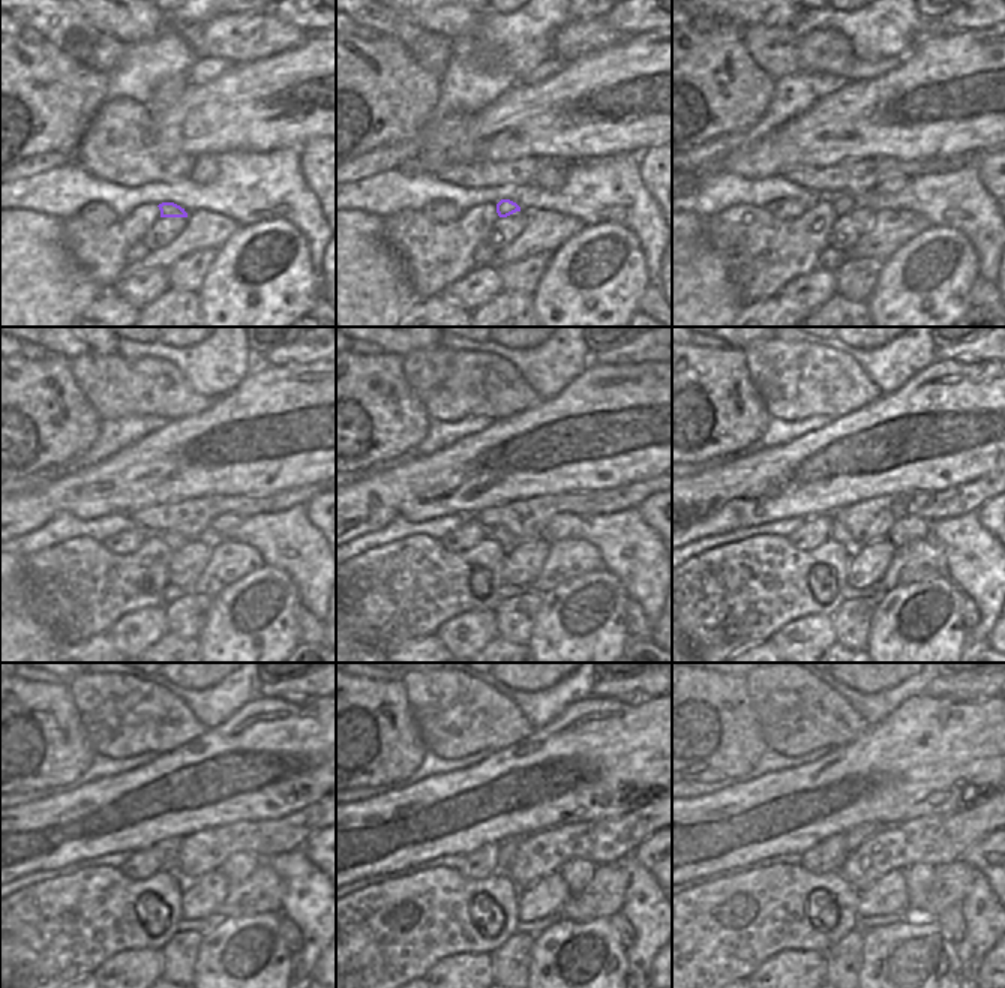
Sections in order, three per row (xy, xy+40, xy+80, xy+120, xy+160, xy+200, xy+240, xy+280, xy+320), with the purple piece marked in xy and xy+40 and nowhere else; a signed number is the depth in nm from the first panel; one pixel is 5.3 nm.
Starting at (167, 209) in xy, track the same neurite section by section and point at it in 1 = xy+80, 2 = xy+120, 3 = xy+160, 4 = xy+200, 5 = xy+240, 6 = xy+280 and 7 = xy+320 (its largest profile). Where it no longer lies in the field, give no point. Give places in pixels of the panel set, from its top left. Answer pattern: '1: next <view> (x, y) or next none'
1: next xy+80 (842, 206)
2: next xy+120 (173, 540)
3: next xy+160 (507, 540)
4: next xy+200 (839, 534)
5: next xy+240 (170, 865)
6: next xy+280 (509, 846)
7: next xy+320 (855, 837)

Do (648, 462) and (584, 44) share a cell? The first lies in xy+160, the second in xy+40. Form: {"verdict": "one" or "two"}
{"verdict": "two"}

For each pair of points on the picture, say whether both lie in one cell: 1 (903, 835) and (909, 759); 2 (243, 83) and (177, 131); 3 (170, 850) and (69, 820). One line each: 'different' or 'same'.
1: different
2: same
3: different

